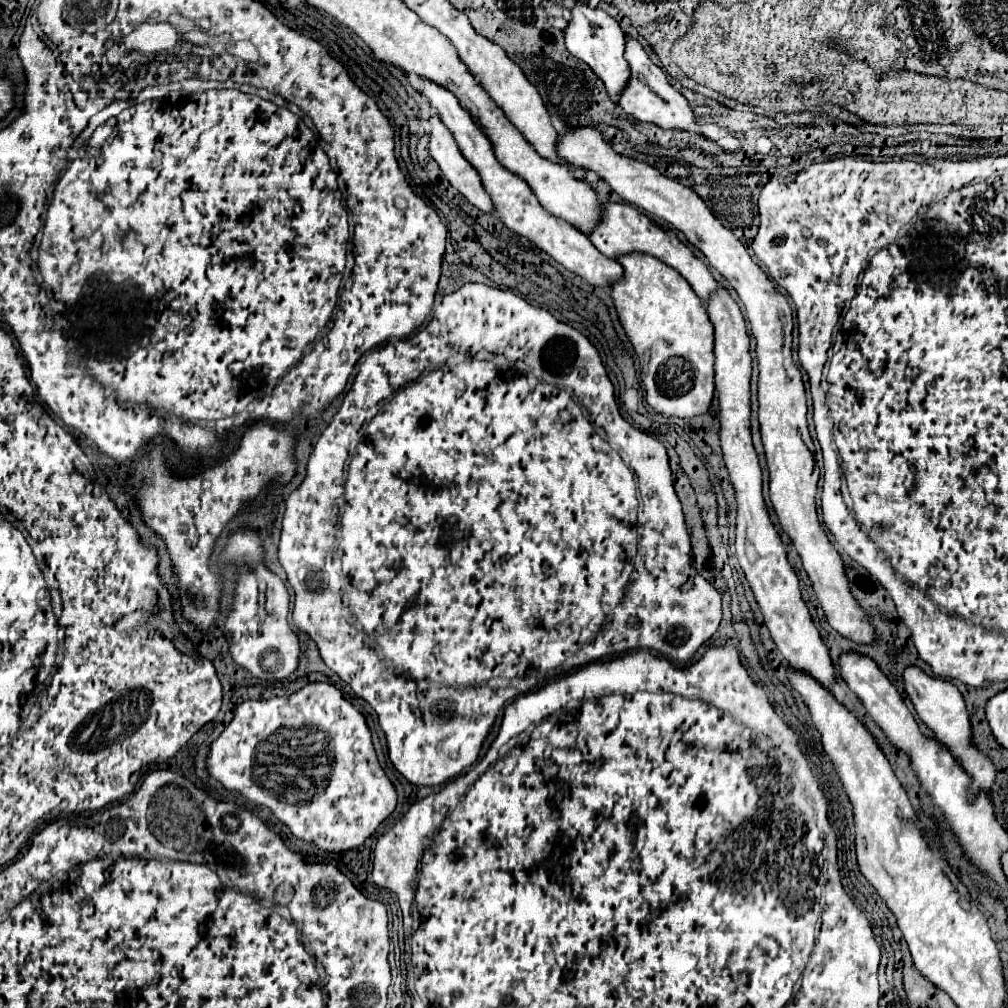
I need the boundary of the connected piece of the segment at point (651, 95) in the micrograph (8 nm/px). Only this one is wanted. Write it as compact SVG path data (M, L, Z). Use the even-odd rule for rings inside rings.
M628 36L626 60L628 60L630 68L632 68L632 80L628 82L628 88L624 90L624 96L620 96L620 108L628 116L632 116L632 118L636 118L640 122L652 122L662 130L686 130L690 134L698 134L698 136L702 136L706 140L716 142L722 148L722 152L728 152L728 154L738 152L742 148L740 140L736 136L732 136L726 128L722 128L718 124L698 124L696 116L694 116L694 110L688 104L688 100L668 82L664 70L658 68L648 58L648 54L640 46L640 42L636 38L630 38L630 36Z

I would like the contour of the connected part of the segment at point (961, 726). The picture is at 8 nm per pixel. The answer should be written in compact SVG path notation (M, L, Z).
M908 666L904 670L904 686L906 686L906 692L908 692L918 716L932 730L934 740L938 740L954 756L958 766L970 776L972 784L968 784L968 800L974 802L978 798L978 794L986 794L990 798L992 786L996 780L996 768L994 768L994 762L988 756L984 756L972 742L970 716L968 716L964 698L958 692L958 688L948 680L940 680L934 676L930 678L918 666Z

